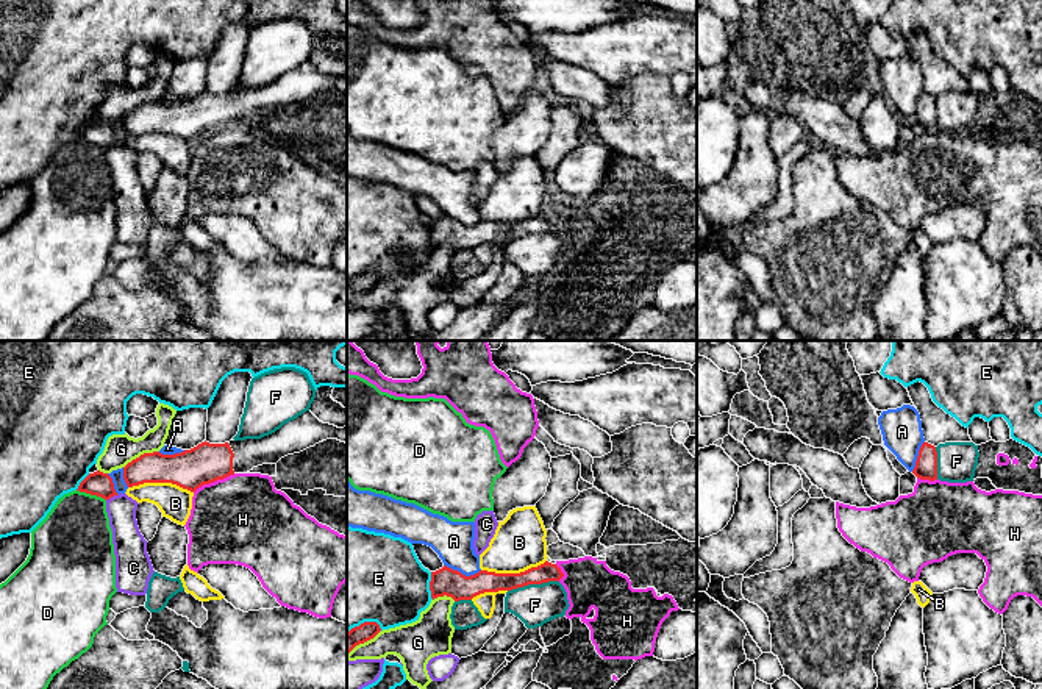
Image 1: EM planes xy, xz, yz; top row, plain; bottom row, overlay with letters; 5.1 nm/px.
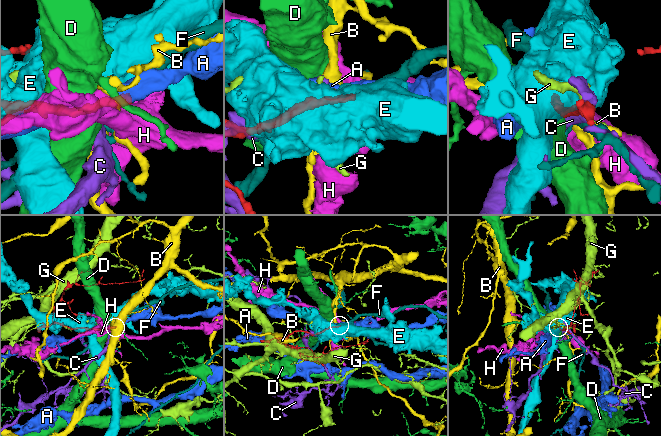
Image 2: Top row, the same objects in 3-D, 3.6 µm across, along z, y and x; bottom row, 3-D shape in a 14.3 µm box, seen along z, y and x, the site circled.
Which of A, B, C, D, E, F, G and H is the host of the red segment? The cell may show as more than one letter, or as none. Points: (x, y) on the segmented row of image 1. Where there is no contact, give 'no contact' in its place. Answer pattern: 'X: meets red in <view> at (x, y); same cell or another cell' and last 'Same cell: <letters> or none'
A: meets red in xz at (461, 574); another cell
B: meets red in xy at (161, 481); another cell
C: meets red in xy at (111, 496); another cell
D: meets red in xy at (91, 494); another cell
E: meets red in xz at (430, 586); another cell
F: meets red in xz at (533, 583); another cell
G: meets red in xy at (141, 455); another cell
H: meets red in xy at (214, 480); another cell
Same cell: none

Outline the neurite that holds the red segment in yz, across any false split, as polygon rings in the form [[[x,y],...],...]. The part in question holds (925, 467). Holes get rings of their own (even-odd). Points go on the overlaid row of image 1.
[[[922,444],[912,473],[920,480],[937,480],[937,452],[934,445]]]

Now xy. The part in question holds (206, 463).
[[[306,411],[261,439],[233,439],[225,444],[205,441],[175,455],[144,453],[123,467],[123,480],[128,487],[144,483],[172,483],[195,492],[203,484],[230,475],[247,473],[262,464],[277,464],[281,458],[327,439],[347,444],[347,427],[323,423]]]

